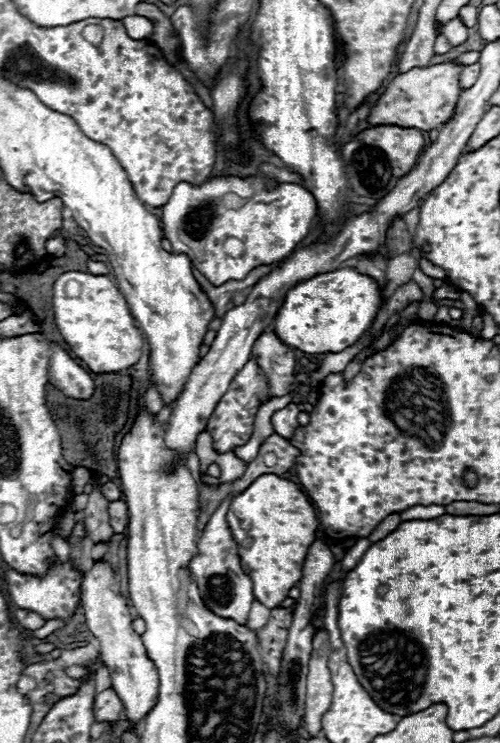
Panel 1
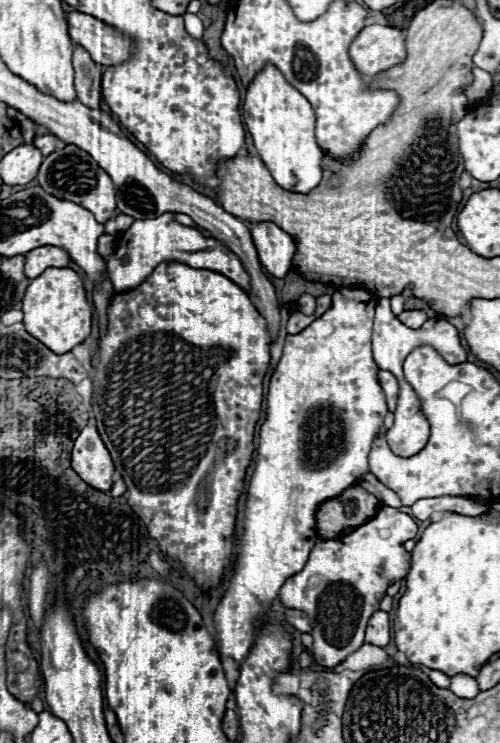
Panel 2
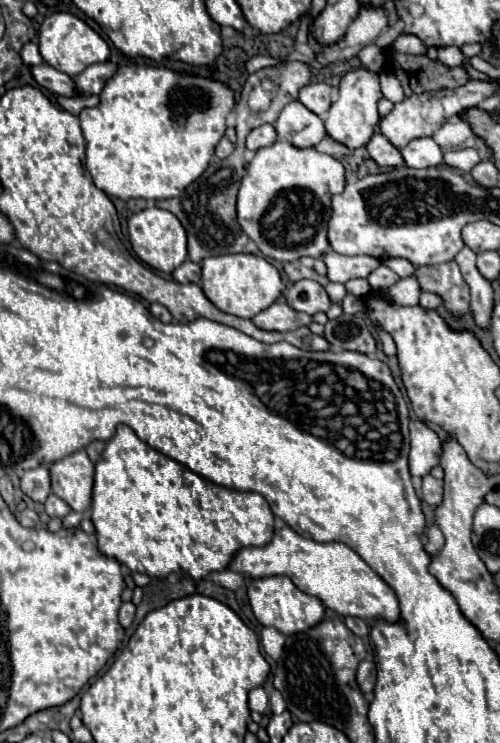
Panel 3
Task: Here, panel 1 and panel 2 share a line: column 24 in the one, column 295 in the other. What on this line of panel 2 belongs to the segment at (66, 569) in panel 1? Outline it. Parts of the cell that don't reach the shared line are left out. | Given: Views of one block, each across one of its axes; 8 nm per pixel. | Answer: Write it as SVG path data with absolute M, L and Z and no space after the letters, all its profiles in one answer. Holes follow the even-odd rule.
M382 506L380 512L368 524L362 524L350 534L340 536L338 540L320 540L312 548L306 566L284 582L284 586L278 592L280 602L288 608L306 612L306 616L310 618L312 622L310 634L314 638L312 656L318 664L326 668L334 668L348 654L352 654L364 644L364 630L366 630L368 618L372 616L372 612L378 610L380 600L386 594L388 586L404 578L410 570L410 552L404 548L404 542L414 538L416 532L418 532L418 526L410 514L398 512L396 508L390 508L390 506Z

